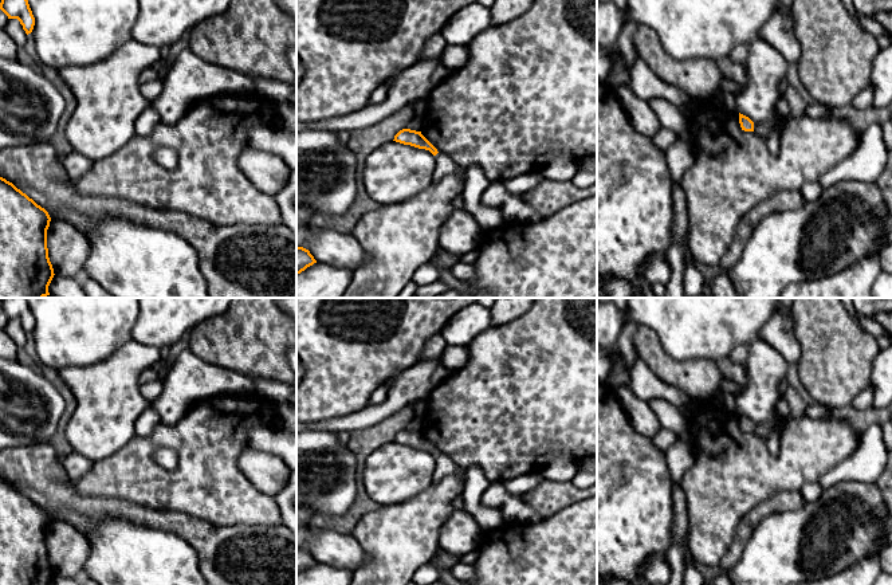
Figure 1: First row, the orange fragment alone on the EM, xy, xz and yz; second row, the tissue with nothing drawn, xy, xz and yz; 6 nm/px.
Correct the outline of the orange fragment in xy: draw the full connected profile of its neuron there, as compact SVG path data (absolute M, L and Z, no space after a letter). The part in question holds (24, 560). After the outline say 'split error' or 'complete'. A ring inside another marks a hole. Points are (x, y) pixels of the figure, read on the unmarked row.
M0 478L0 585L51 584L50 522L44 509Z; complete

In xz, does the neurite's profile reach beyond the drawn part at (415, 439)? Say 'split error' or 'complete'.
split error

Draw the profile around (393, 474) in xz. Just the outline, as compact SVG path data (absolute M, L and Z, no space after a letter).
M389 441L368 456L362 483L380 506L400 504L431 487L433 471L429 451Z

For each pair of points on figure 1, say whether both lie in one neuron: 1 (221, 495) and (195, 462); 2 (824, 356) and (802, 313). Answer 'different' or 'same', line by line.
1: same
2: same

